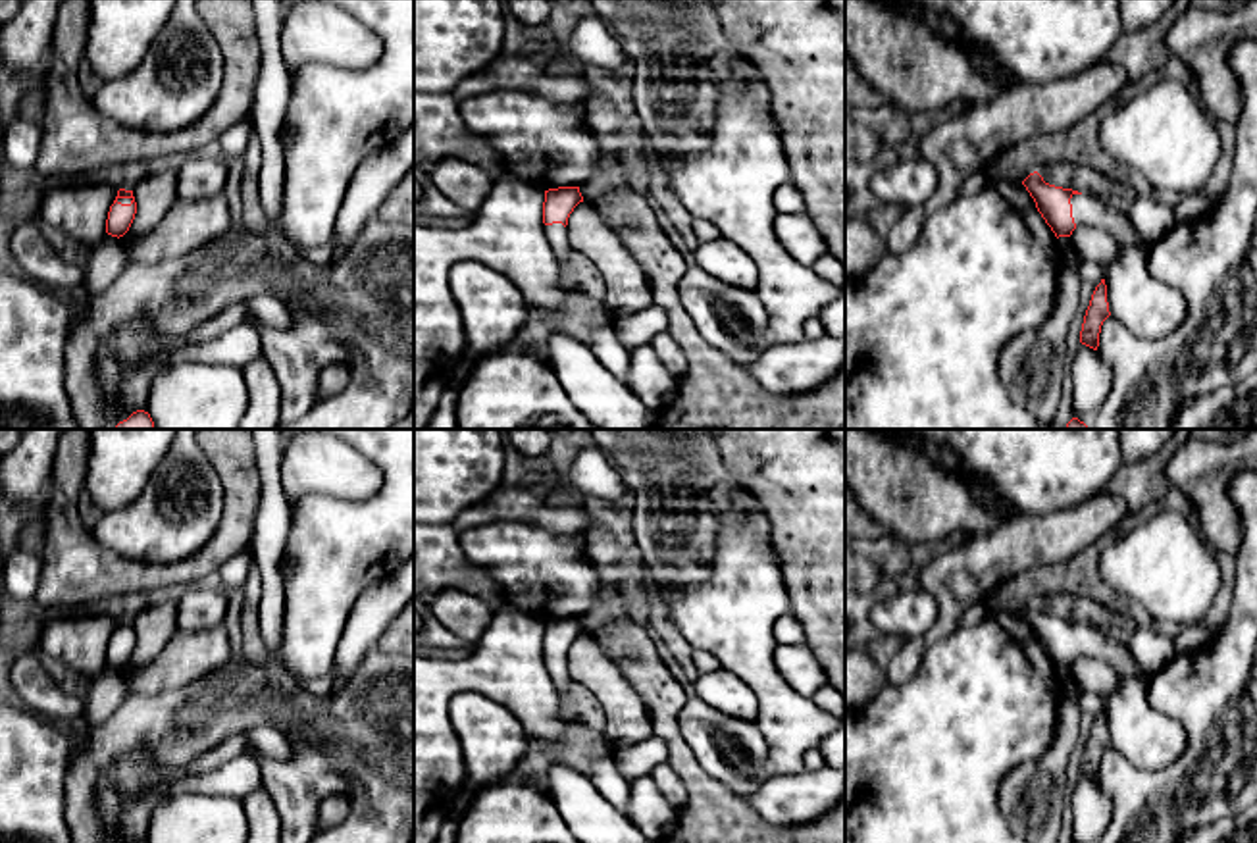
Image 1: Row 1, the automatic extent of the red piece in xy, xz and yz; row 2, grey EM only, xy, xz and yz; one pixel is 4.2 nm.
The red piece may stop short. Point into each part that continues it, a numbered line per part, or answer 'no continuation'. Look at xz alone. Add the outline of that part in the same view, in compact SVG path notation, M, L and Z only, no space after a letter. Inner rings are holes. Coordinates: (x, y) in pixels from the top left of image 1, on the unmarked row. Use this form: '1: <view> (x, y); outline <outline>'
1: xz (557, 666); outline M562 654L545 656L545 666L552 677L558 697L564 695L570 683L566 658Z

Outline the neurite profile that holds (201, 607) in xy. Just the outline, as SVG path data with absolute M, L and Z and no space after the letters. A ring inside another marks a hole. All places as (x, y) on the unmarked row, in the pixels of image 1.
M216 583L191 585L177 600L179 631L200 631L219 626L227 610L227 597Z

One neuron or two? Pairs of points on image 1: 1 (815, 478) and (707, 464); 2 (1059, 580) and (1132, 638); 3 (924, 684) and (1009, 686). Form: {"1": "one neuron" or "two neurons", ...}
{"1": "two neurons", "2": "two neurons", "3": "one neuron"}

